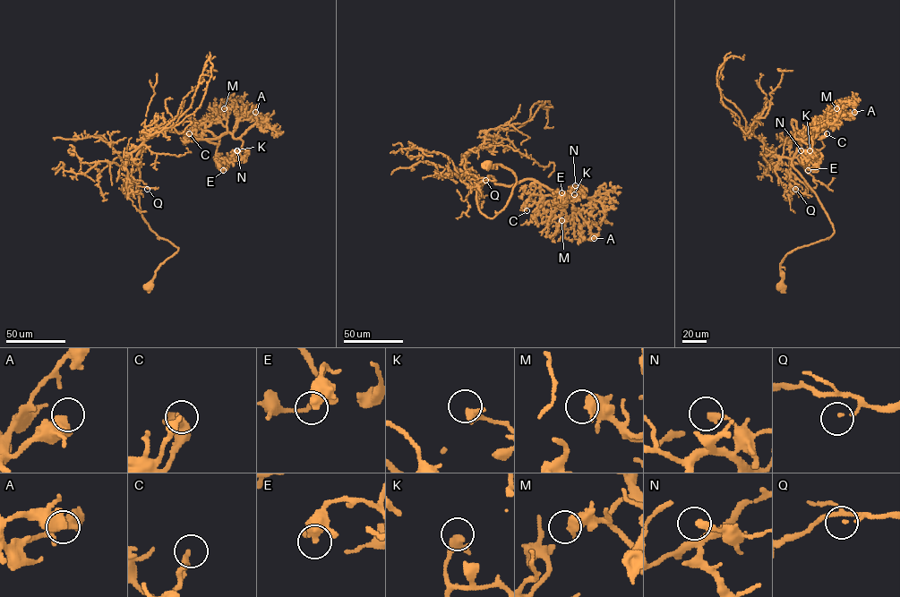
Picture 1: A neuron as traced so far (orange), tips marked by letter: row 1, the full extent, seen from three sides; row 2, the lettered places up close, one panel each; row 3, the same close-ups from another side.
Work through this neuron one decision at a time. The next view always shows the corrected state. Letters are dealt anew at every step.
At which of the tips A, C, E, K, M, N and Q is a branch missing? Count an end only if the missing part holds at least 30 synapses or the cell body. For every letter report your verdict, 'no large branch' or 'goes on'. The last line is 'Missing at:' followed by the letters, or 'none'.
A: no large branch
C: no large branch
E: no large branch
K: no large branch
M: no large branch
N: no large branch
Q: no large branch
Missing at: none

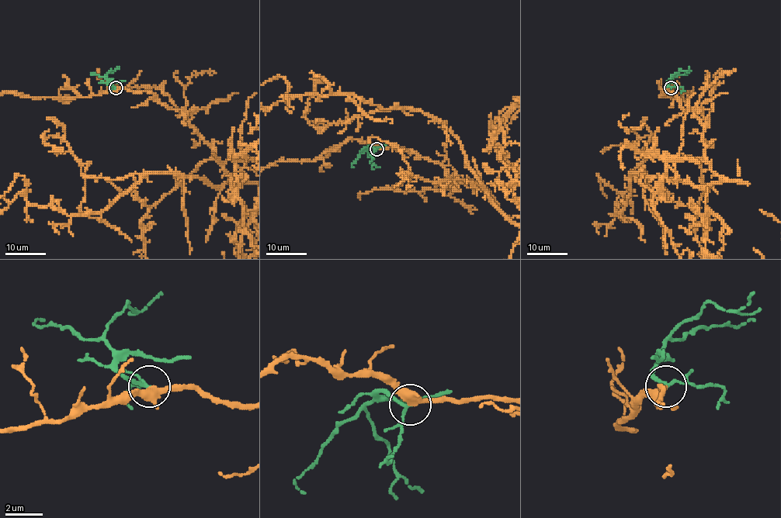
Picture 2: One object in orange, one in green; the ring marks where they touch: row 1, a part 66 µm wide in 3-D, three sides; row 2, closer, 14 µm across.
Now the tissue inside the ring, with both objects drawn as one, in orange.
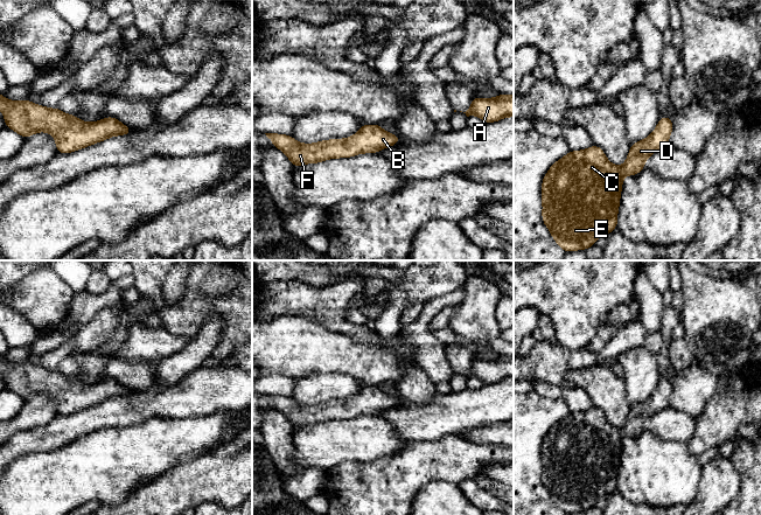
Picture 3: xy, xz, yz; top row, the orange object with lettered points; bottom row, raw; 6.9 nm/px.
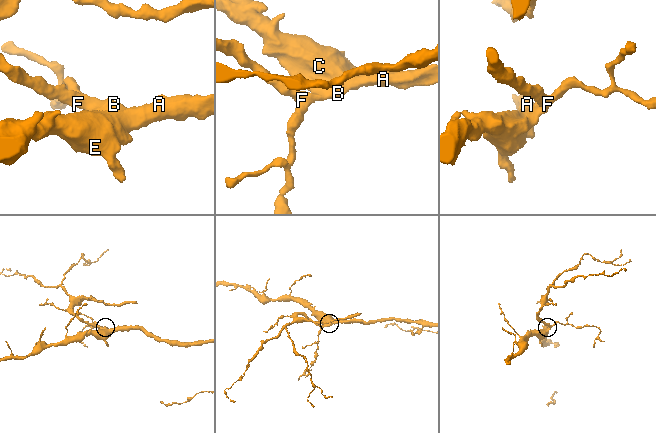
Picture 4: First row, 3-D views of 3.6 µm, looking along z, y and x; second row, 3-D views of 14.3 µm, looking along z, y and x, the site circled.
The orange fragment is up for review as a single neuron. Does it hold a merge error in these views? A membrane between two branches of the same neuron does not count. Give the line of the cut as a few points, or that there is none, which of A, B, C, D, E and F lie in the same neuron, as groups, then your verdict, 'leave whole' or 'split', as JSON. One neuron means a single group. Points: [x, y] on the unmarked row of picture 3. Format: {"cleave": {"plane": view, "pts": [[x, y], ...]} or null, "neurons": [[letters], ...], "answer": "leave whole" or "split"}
{"cleave": null, "neurons": [["A", "B", "C", "D", "E", "F"]], "answer": "leave whole"}

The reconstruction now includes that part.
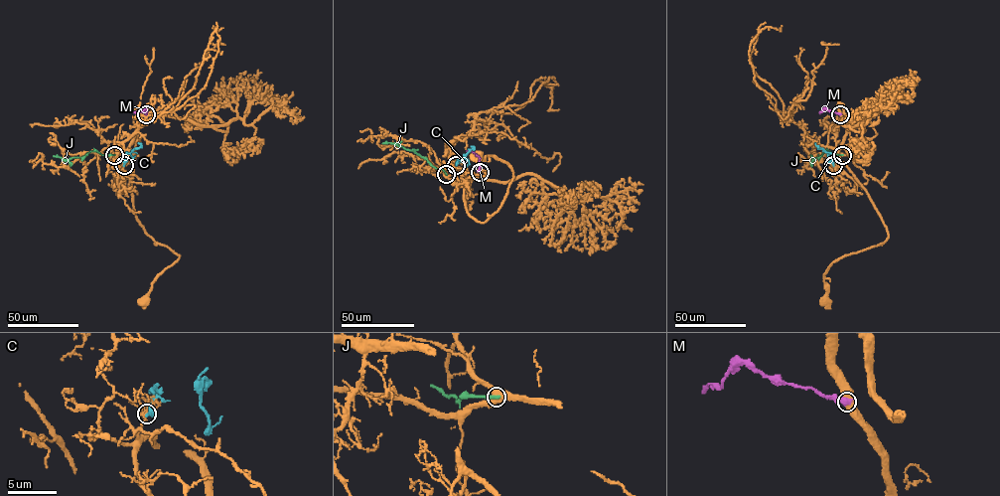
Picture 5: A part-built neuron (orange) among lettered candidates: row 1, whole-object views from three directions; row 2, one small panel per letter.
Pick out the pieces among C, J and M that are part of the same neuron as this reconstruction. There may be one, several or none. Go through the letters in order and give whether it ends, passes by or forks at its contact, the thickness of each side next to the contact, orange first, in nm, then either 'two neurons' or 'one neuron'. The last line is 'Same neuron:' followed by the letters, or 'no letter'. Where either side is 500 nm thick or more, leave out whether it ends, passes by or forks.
C: it ends | 140/280 nm | two neurons
J: it ends | 480/240 nm | two neurons
M: 600/600 nm | two neurons
Same neuron: no letter

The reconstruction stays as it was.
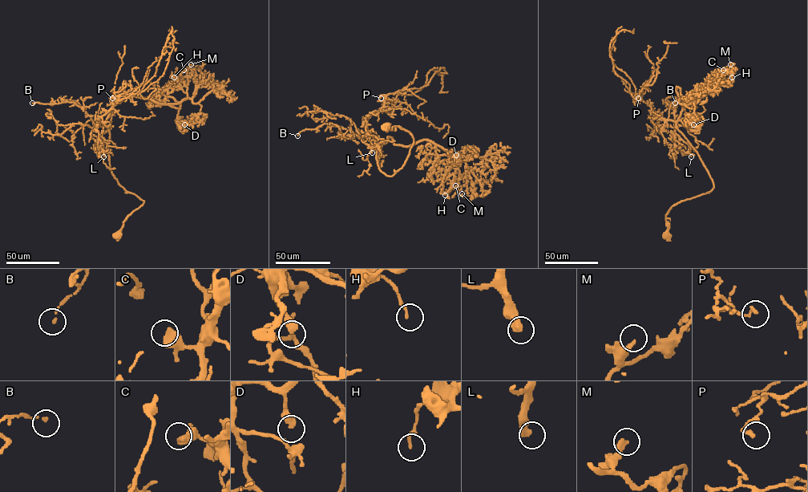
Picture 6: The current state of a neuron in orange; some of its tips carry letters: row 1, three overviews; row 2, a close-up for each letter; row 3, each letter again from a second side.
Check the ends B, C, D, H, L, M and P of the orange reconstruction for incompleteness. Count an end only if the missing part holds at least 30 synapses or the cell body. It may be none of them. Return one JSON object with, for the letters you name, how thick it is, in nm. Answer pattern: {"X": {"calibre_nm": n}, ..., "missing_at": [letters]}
{"L": {"calibre_nm": 400}, "missing_at": ["L"]}

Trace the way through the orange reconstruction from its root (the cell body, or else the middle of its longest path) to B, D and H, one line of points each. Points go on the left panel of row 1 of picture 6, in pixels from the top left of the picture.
B: (118, 235), (143, 201), (111, 171), (106, 120), (107, 128), (96, 125), (73, 102), (32, 103)
D: (118, 235), (143, 201), (111, 169), (105, 121), (119, 90), (178, 107), (184, 124)
H: (118, 235), (143, 201), (111, 171), (107, 118), (123, 87), (126, 96), (185, 99), (181, 75), (174, 77)

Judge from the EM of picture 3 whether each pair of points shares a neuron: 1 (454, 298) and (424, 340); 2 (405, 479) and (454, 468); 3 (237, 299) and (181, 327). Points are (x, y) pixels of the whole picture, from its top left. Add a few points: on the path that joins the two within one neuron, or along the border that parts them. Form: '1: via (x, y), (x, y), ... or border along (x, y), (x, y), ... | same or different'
1: via (441, 301), (425, 317), (424, 327) | same
2: via (417, 468), (442, 468) | same
3: via (223, 304), (202, 306), (195, 313) | same

